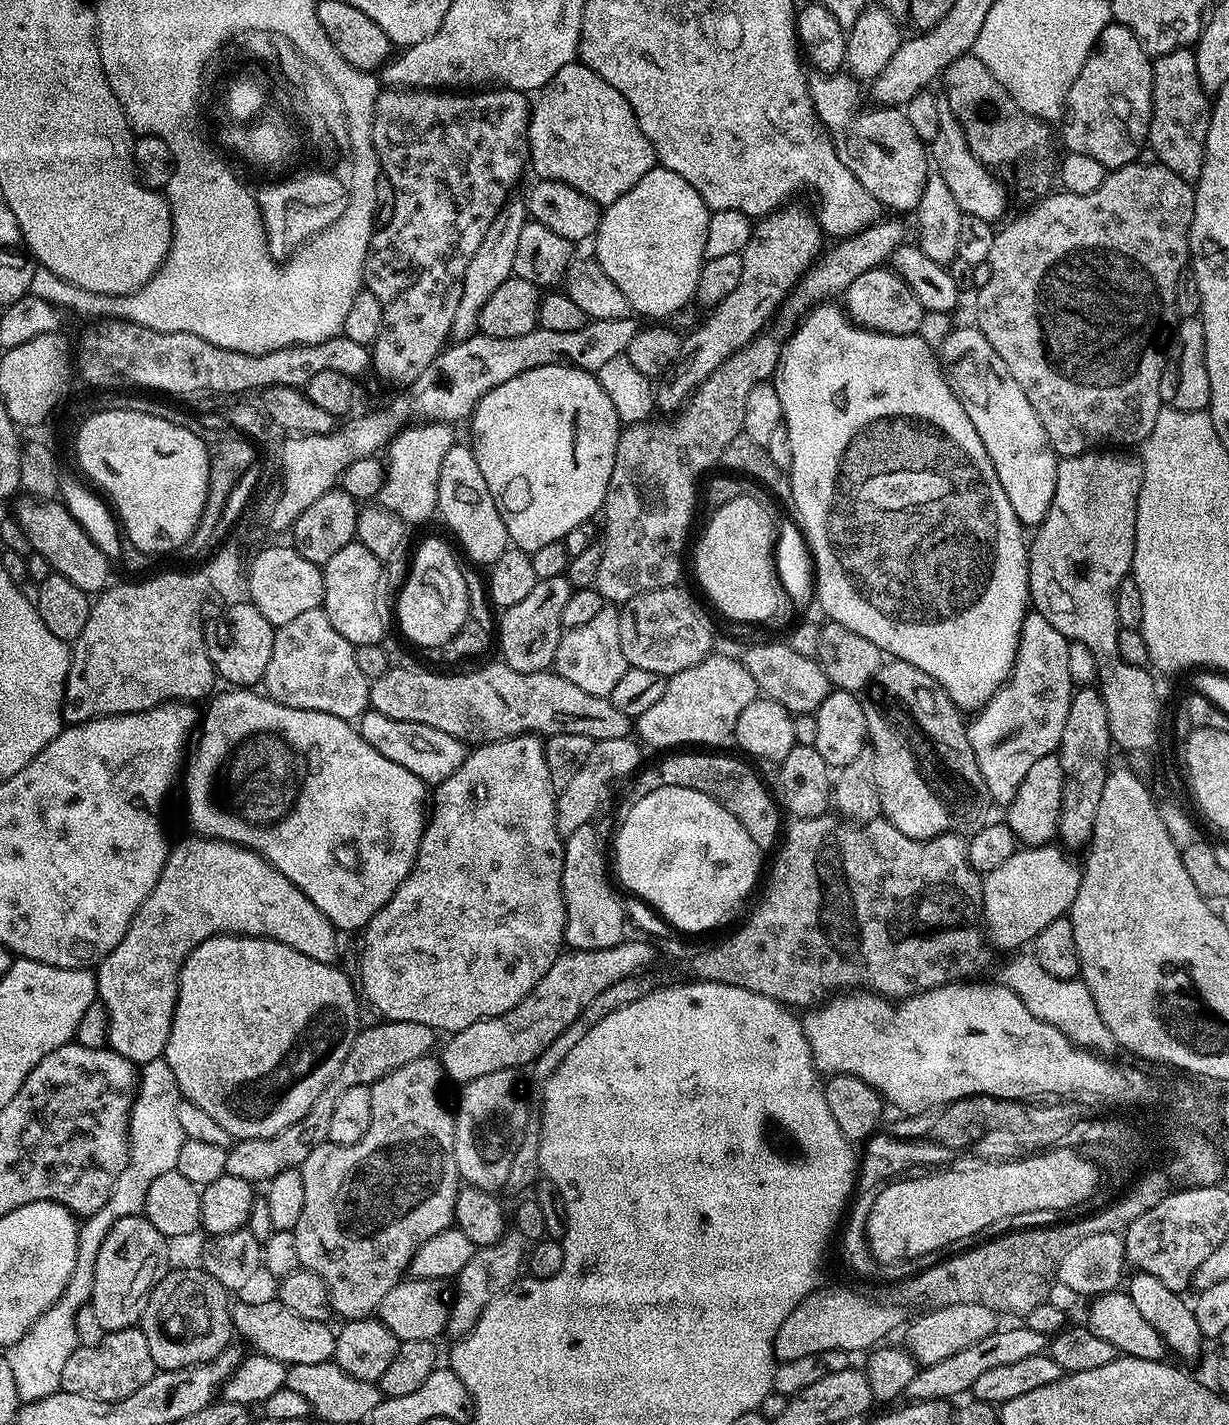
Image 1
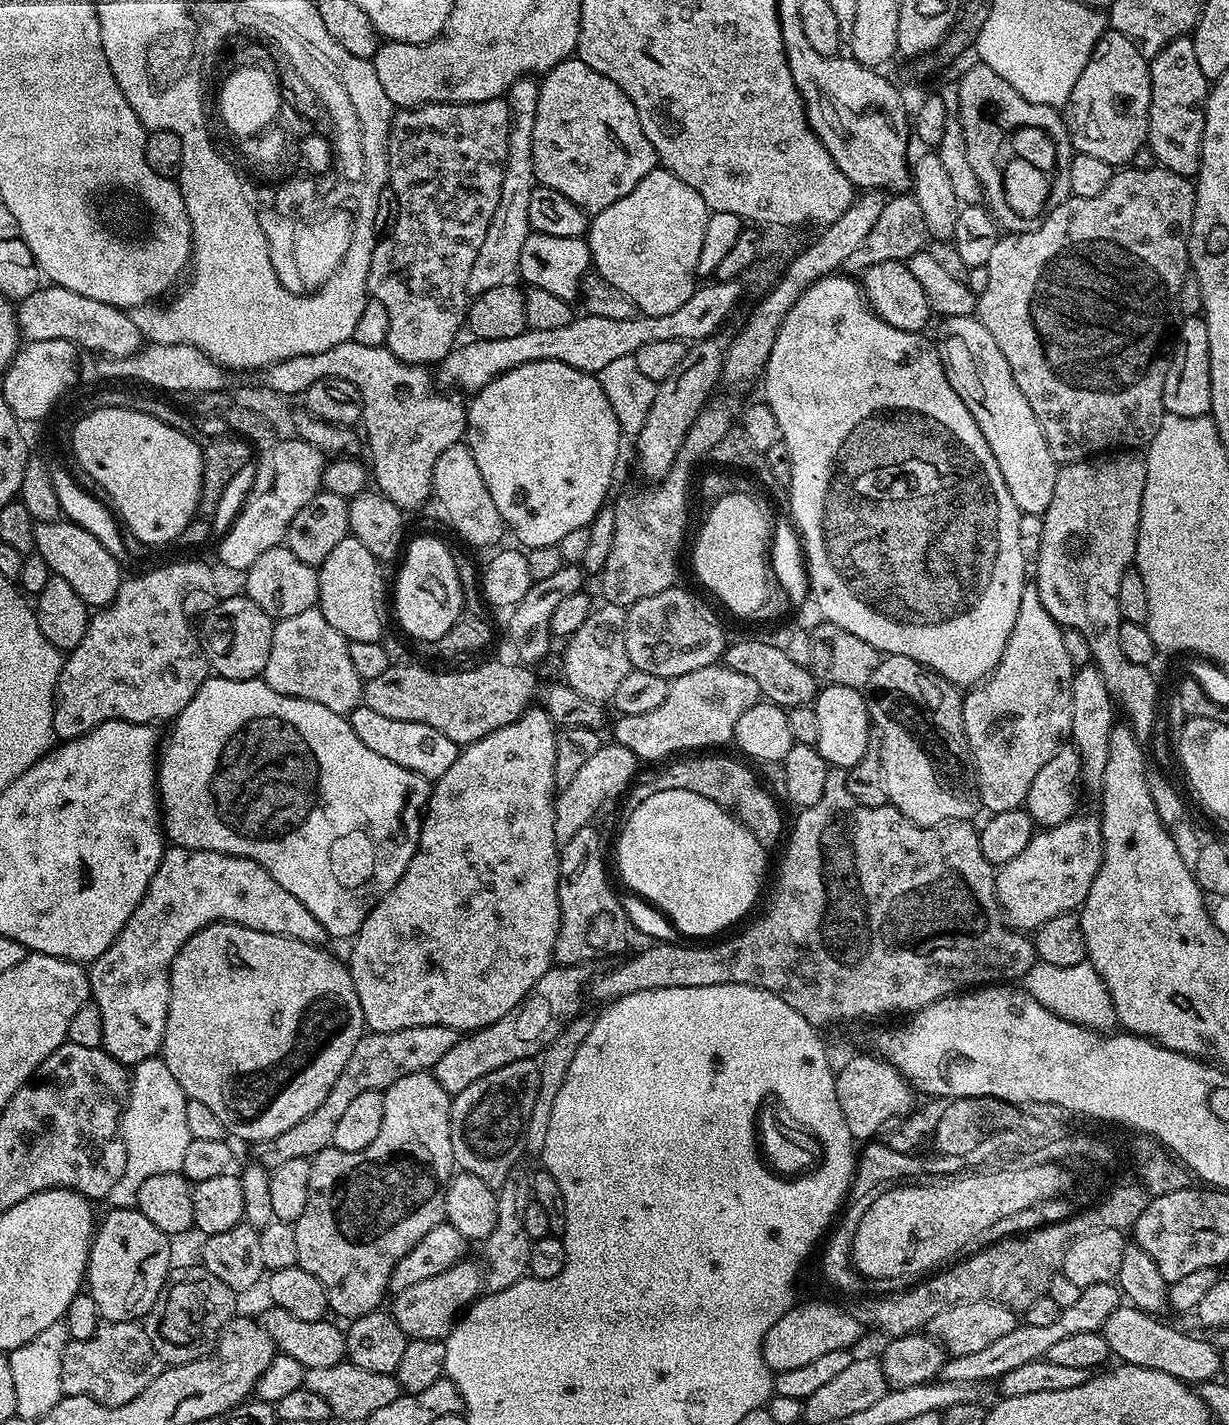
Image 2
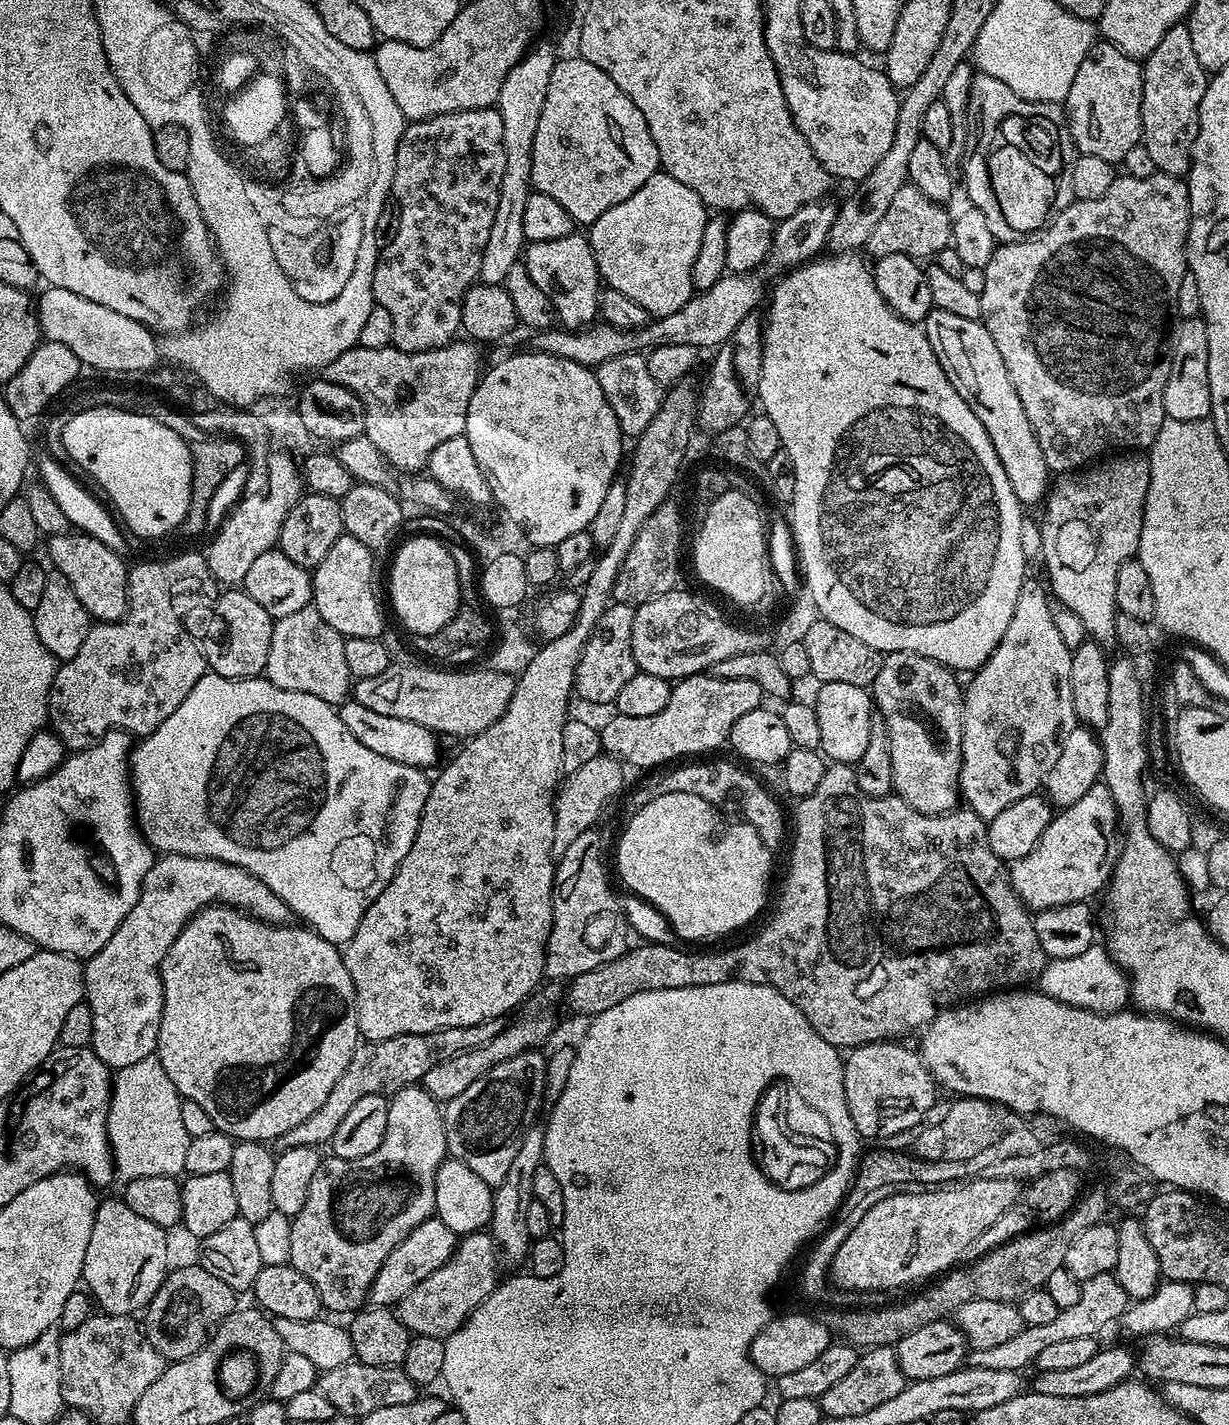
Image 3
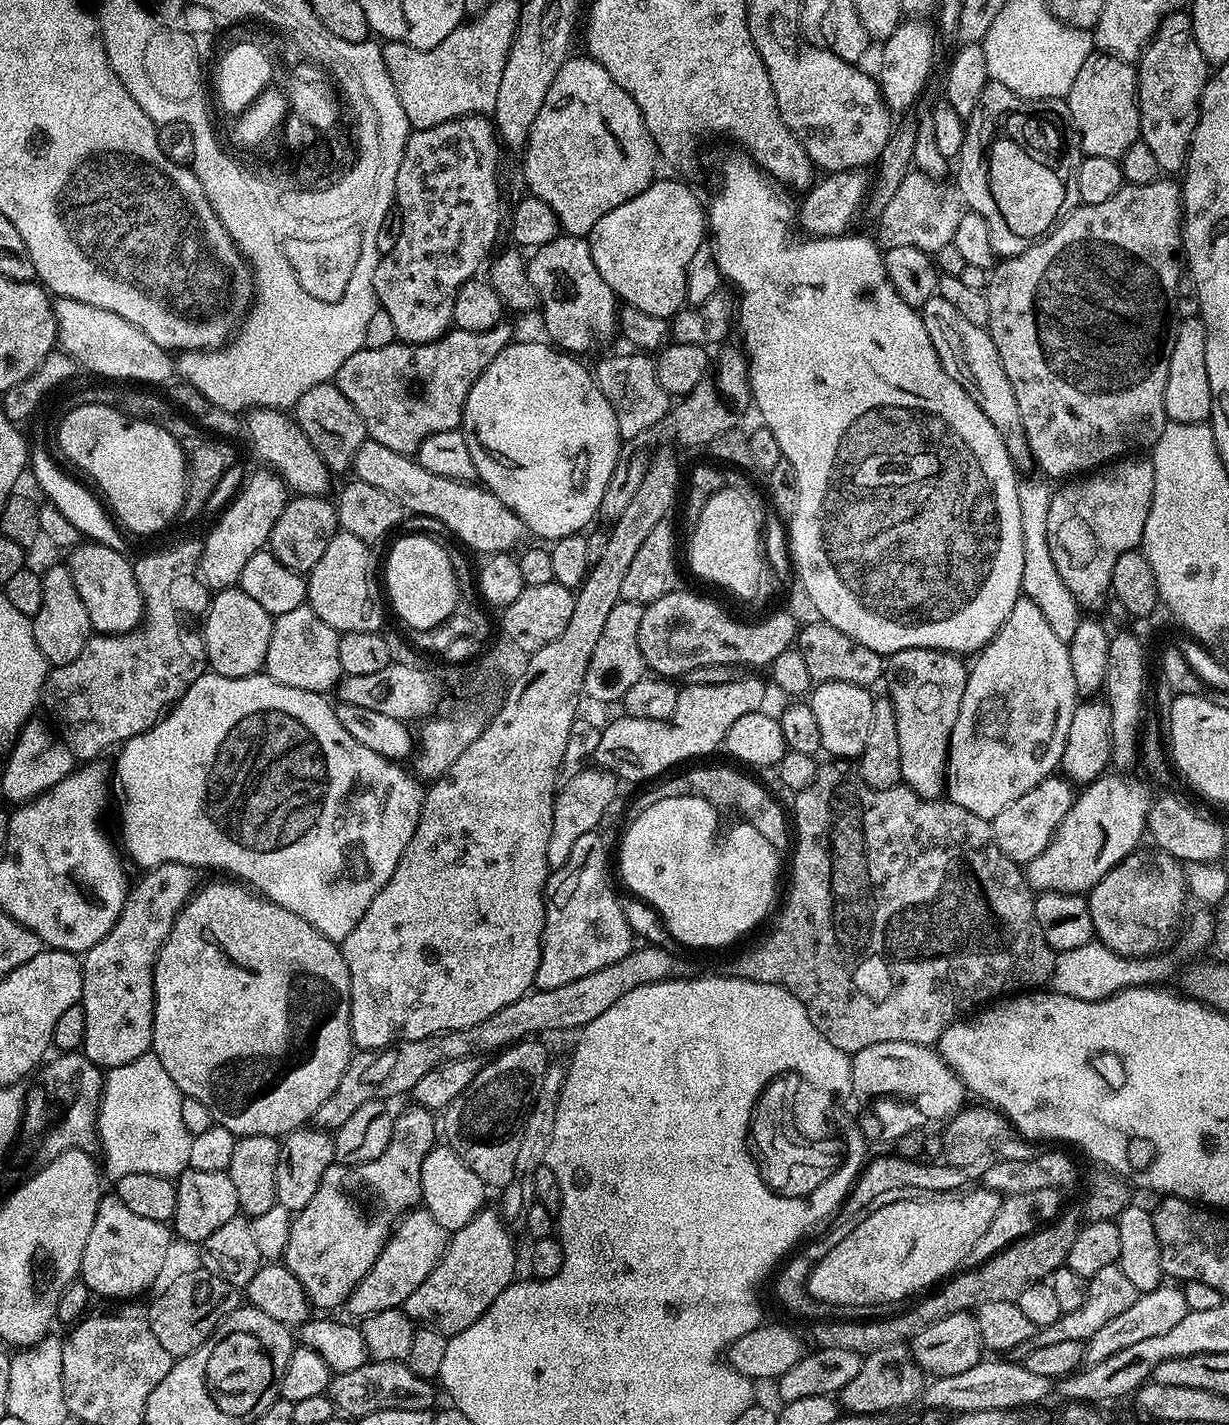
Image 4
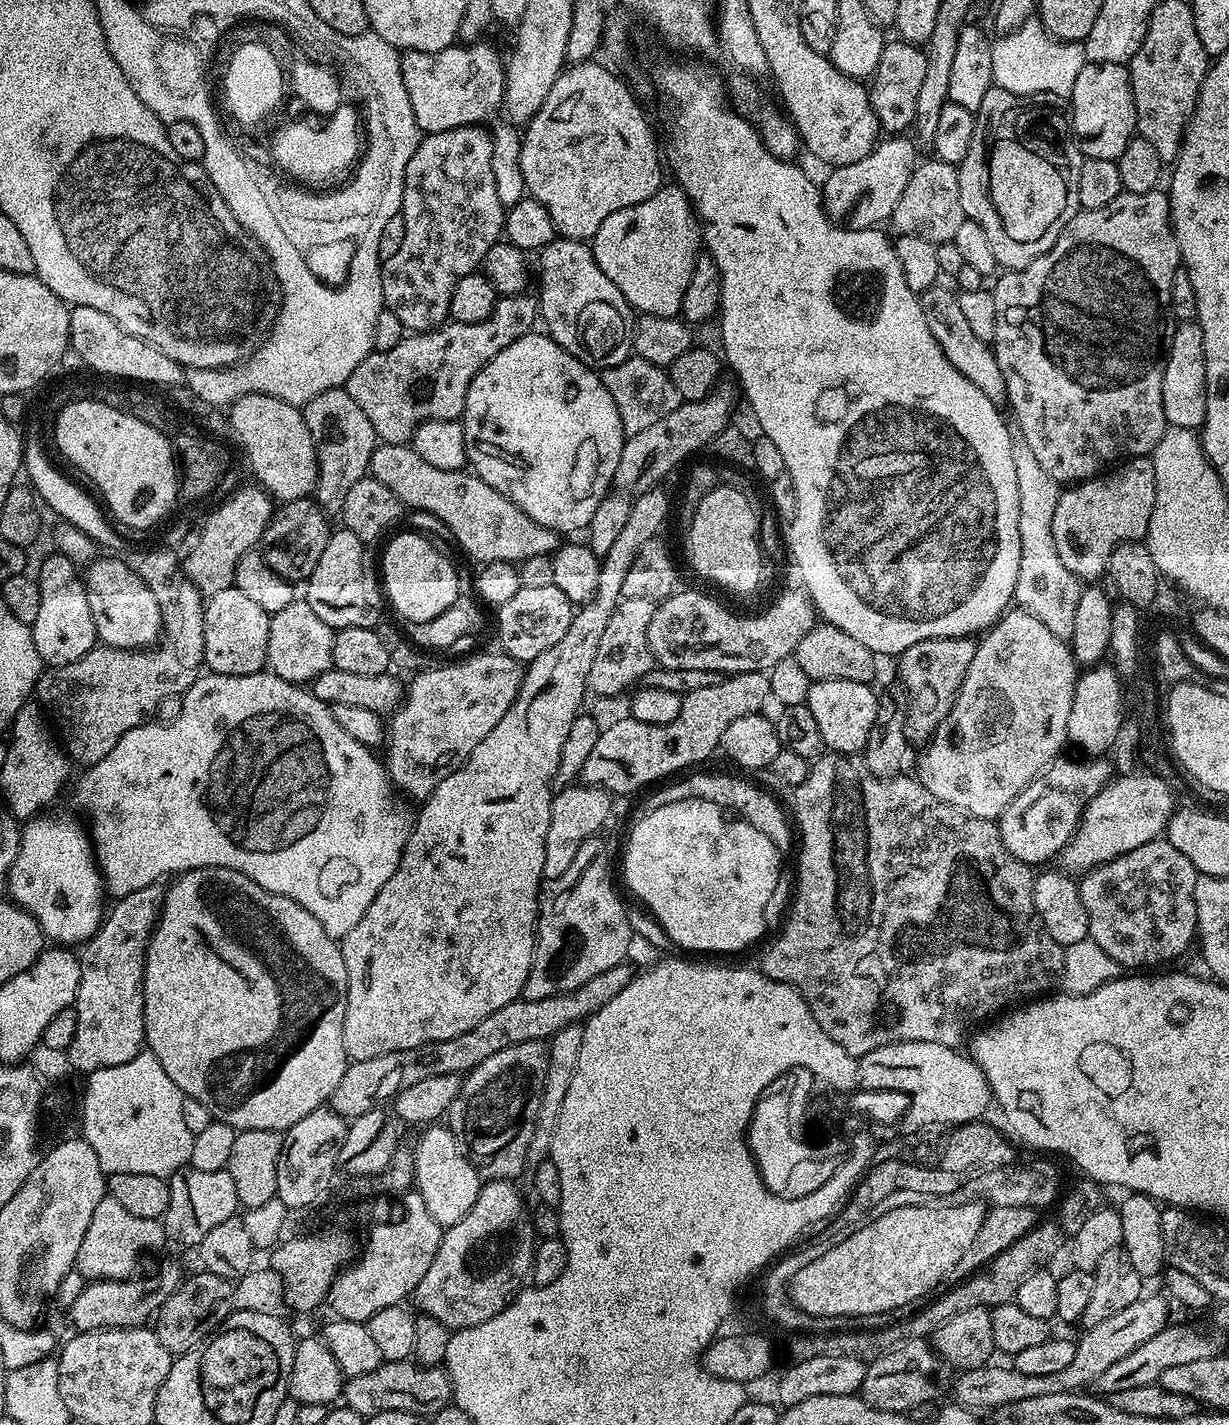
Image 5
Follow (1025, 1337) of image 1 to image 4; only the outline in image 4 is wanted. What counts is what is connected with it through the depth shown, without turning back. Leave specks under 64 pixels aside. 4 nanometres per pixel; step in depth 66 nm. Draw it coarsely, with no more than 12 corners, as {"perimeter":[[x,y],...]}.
{"perimeter":[[1119,1263],[1088,1280],[1078,1310],[1039,1329],[1011,1352],[1023,1361],[1038,1346],[1087,1342],[1134,1306],[1136,1287]]}

